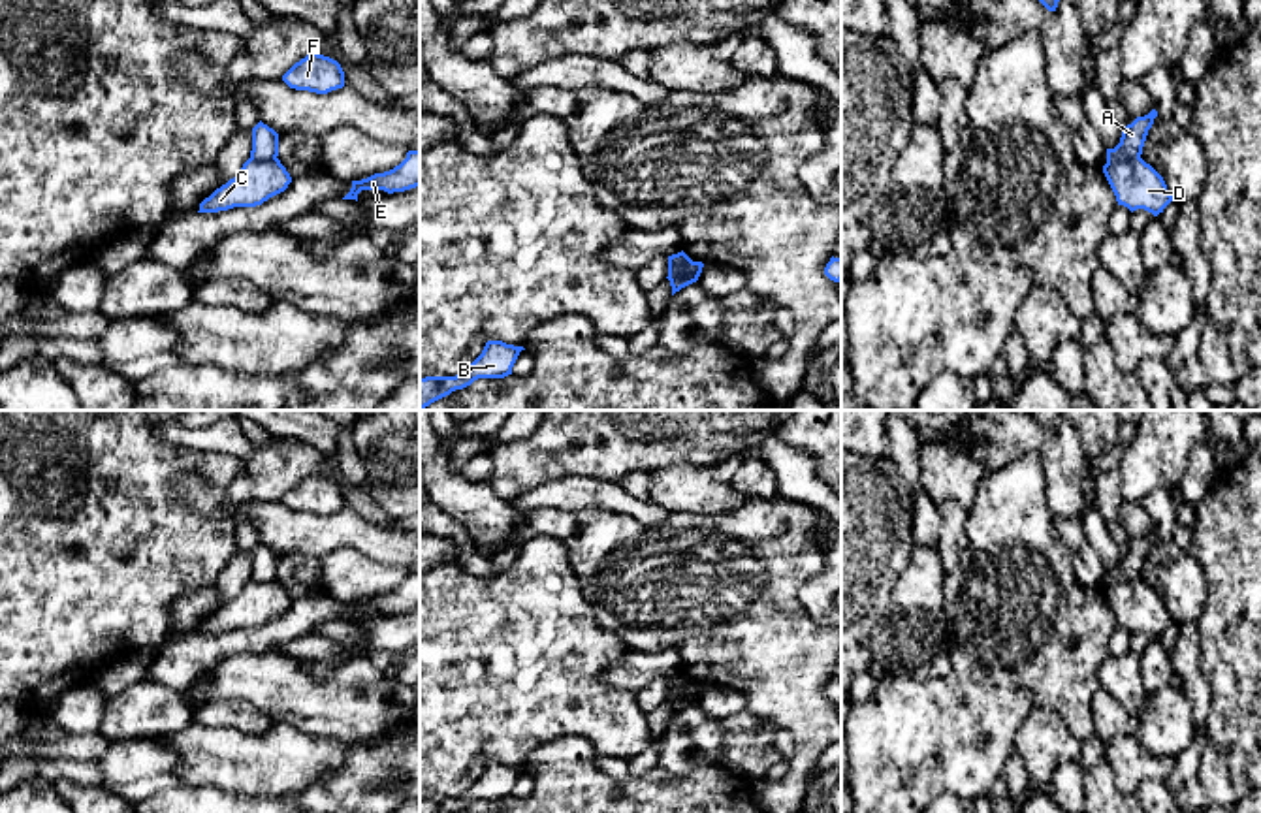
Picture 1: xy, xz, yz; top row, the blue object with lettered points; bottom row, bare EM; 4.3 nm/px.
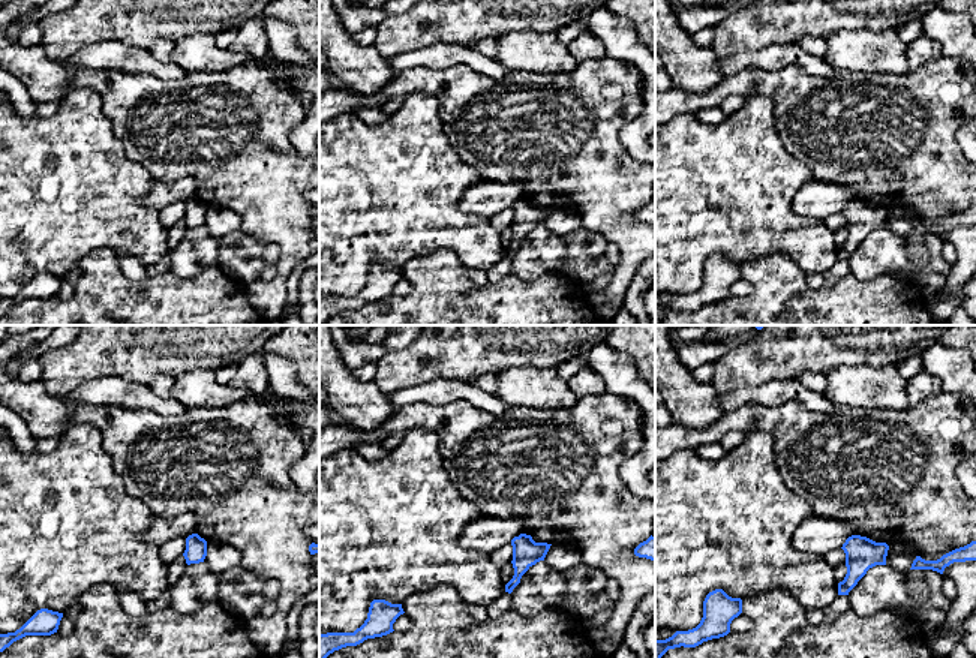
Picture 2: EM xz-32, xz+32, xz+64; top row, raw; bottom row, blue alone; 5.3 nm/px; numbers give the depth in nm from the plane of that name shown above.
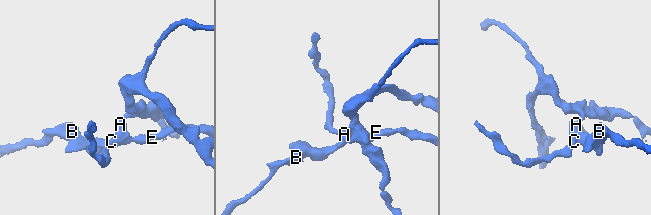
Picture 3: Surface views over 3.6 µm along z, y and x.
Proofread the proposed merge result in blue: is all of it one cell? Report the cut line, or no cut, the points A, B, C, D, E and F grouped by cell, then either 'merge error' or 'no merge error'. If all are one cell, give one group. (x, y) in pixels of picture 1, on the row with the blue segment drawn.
cut in yz along (1139, 157), (1107, 162); A F / B C D E; merge error

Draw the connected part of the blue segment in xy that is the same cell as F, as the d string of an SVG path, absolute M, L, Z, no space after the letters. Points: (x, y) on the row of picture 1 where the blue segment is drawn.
M311 53L295 62L282 81L295 90L327 94L344 87L344 72L341 64L329 56Z

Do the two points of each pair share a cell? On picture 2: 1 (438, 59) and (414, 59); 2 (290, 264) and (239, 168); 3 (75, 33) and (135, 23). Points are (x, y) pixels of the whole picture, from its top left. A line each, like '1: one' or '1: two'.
1: one
2: one
3: one

